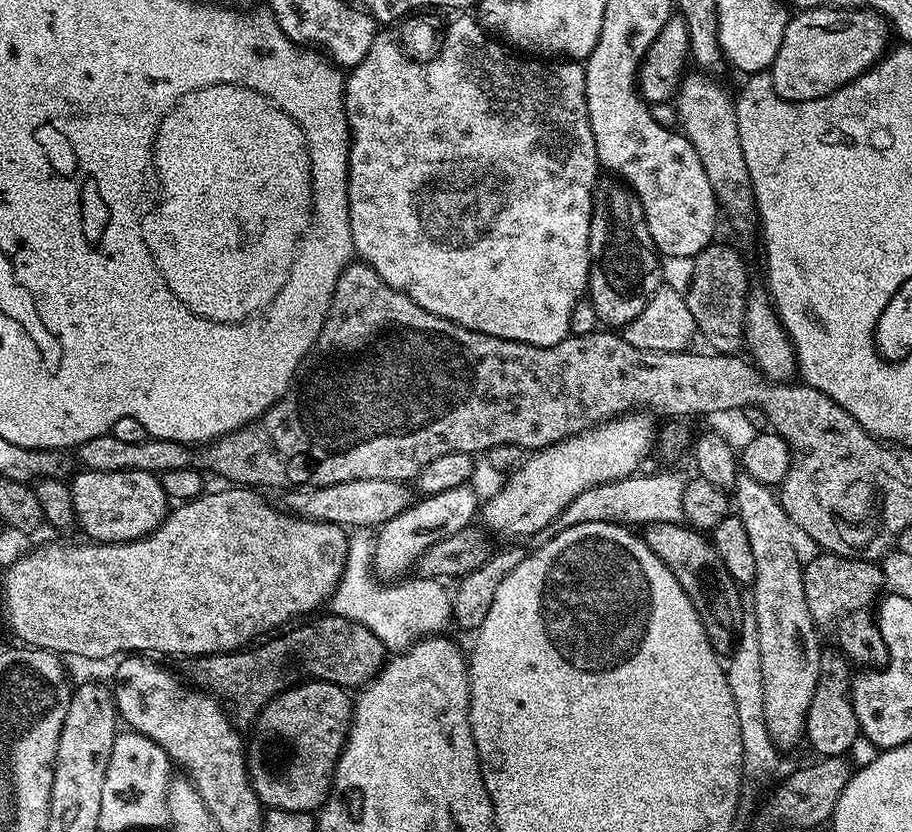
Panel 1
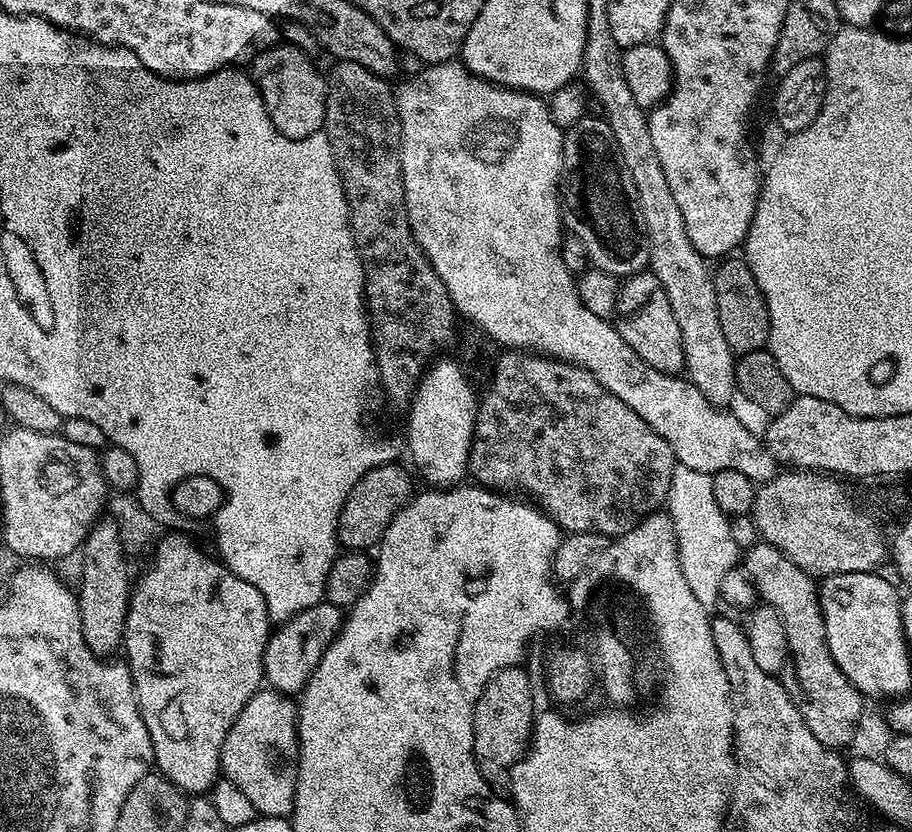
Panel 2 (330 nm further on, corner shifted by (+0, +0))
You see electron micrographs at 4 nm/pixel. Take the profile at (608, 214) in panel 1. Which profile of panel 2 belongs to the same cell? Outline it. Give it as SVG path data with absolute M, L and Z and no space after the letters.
M585 114L564 132L562 224L571 235L582 238L589 261L614 277L627 278L649 267L638 190L634 190L634 178L630 178L630 170L626 170L614 134L604 119Z

